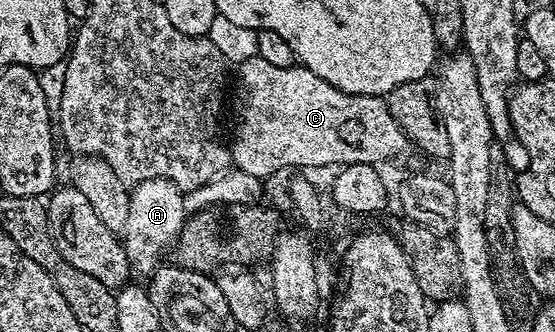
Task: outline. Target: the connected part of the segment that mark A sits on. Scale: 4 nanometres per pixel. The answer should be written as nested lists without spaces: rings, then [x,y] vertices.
[[[147,179],[135,184],[130,191],[130,218],[122,232],[126,257],[133,272],[150,277],[161,266],[164,254],[173,250],[180,238],[180,230],[186,222],[185,192],[175,187],[168,179]]]

